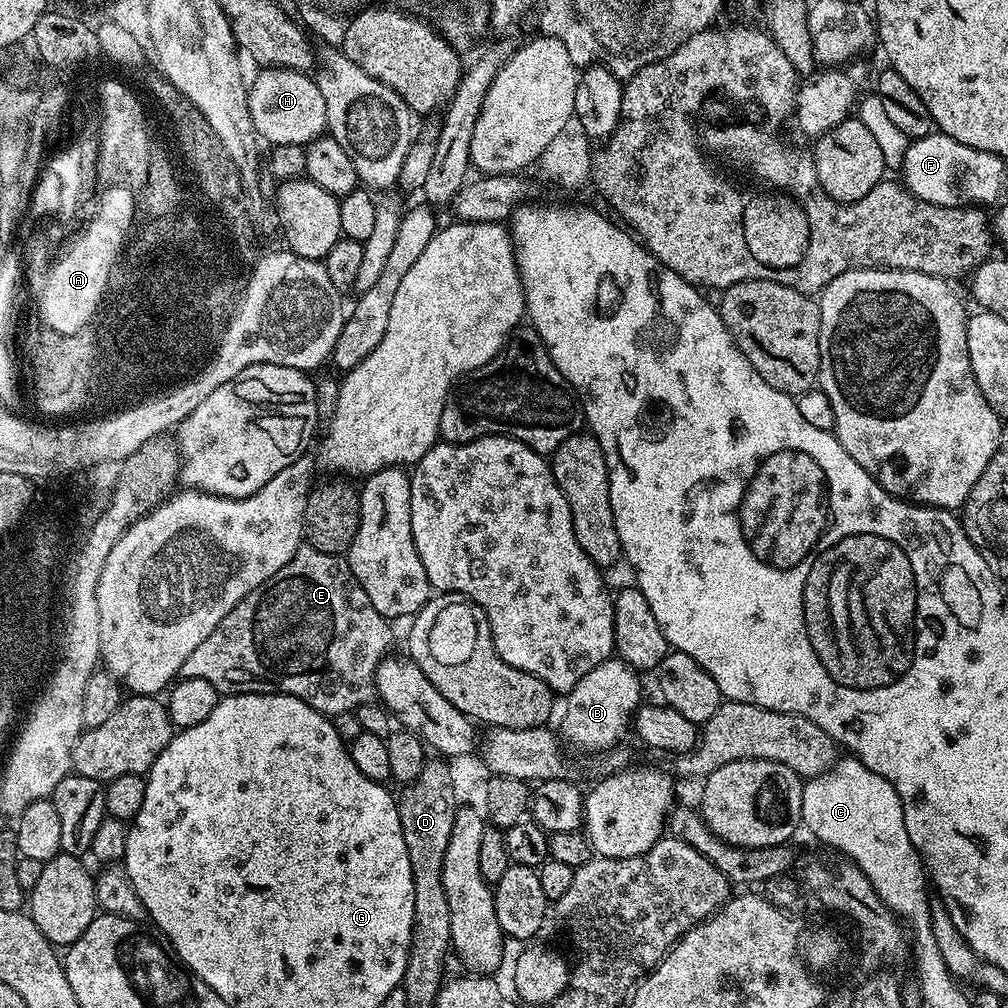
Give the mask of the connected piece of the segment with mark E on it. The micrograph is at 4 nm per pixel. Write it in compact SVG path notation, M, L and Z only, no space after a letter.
M307 546L296 549L292 557L289 558L282 567L270 578L266 578L250 594L246 594L229 612L222 618L222 622L210 635L198 646L194 646L194 652L182 662L180 676L183 678L206 678L210 686L214 686L221 694L239 694L241 692L279 692L281 696L293 696L302 702L306 702L314 710L323 712L325 716L331 718L340 712L351 712L361 703L360 684L364 684L373 679L376 665L385 655L386 647L392 642L392 628L389 621L374 606L370 606L370 598L366 598L366 590L358 586L354 574L348 568L347 559L340 556L331 556L325 552L319 552Z

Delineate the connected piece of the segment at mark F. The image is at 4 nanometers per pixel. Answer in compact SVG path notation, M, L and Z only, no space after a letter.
M929 134L913 139L904 152L903 183L914 195L943 208L980 206L1000 192L1005 161L993 152L974 150L943 134Z

